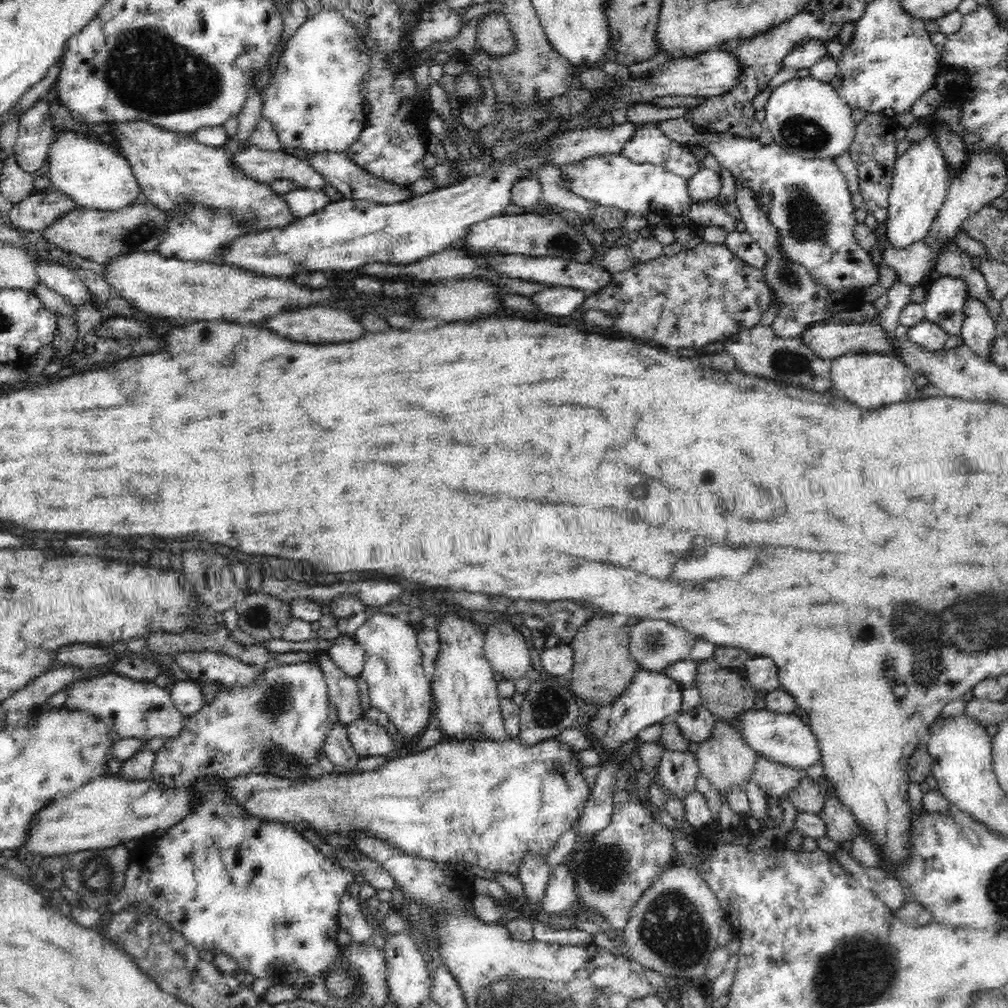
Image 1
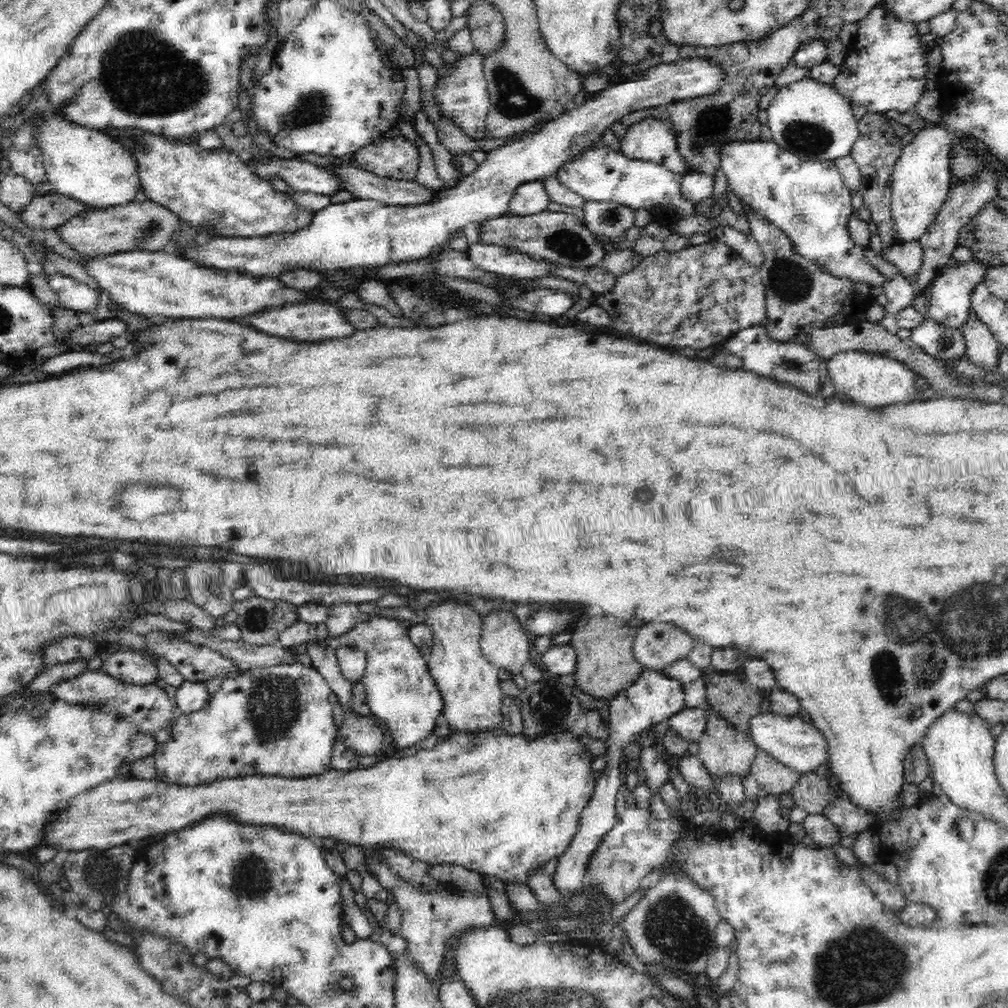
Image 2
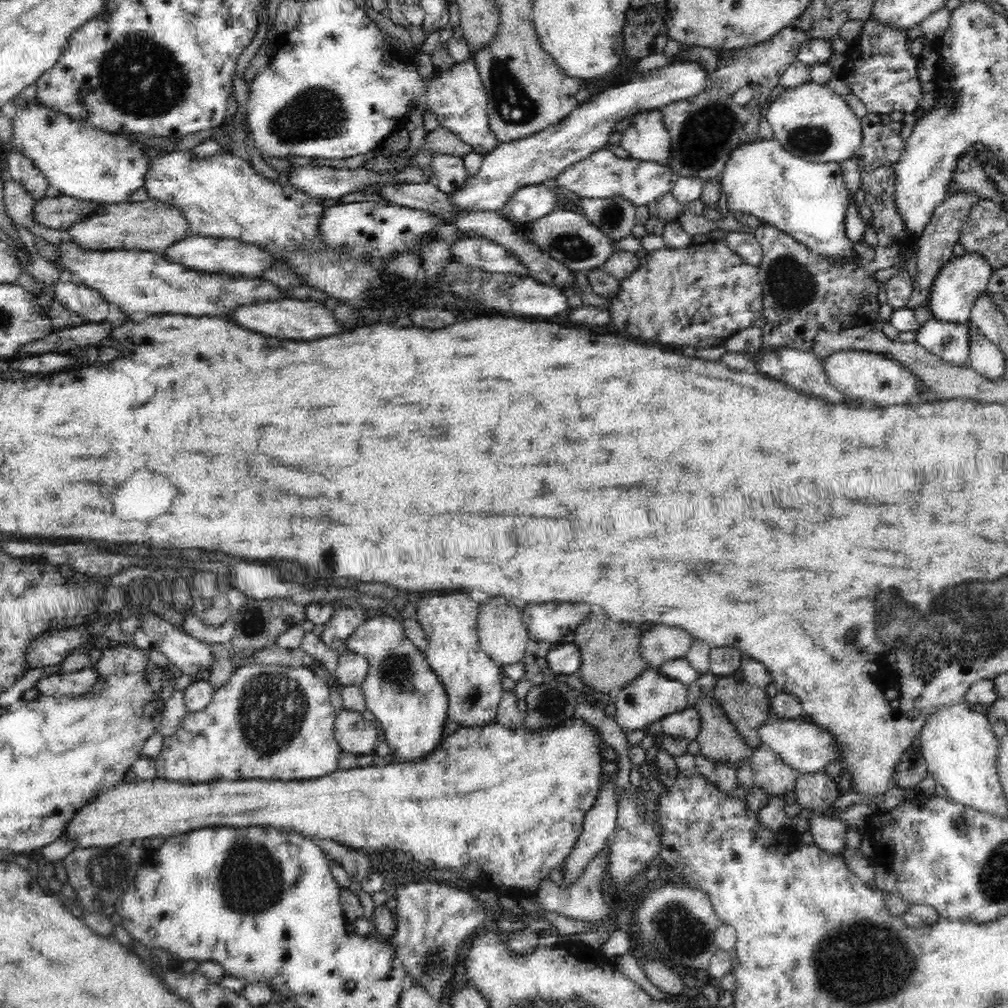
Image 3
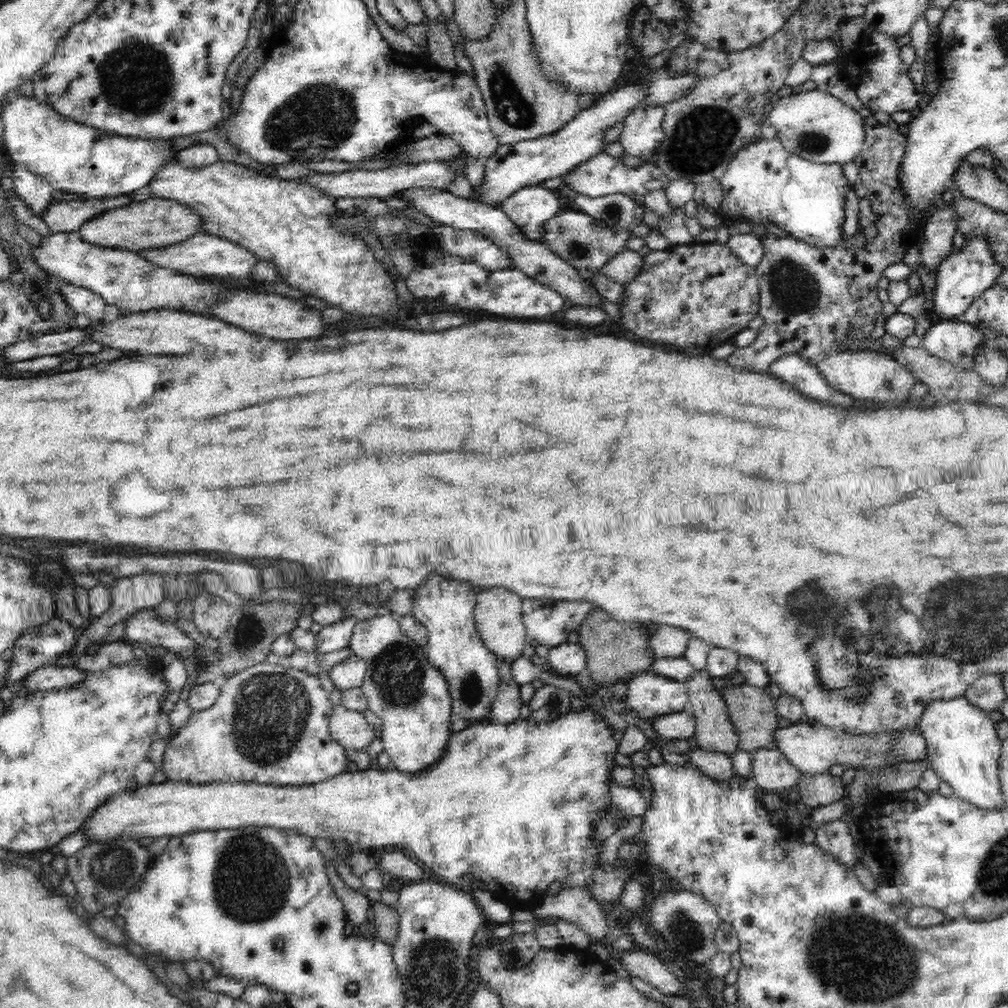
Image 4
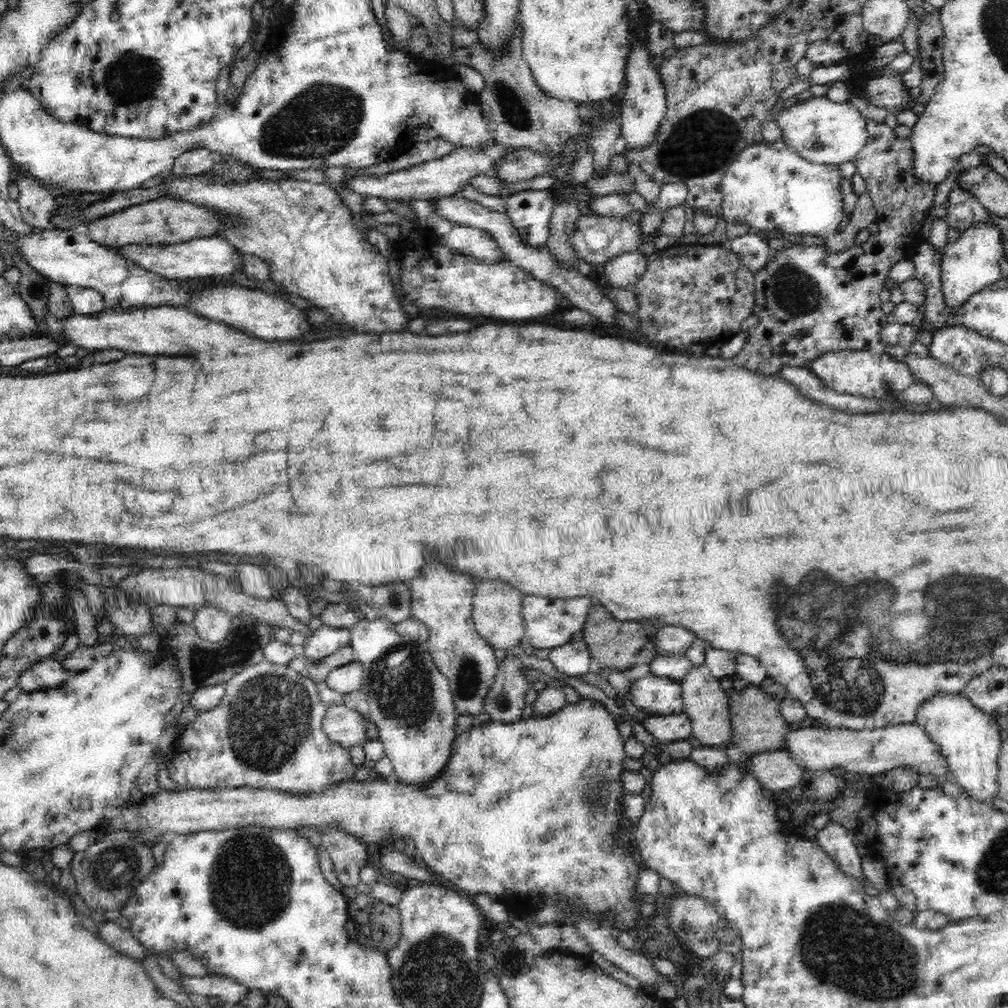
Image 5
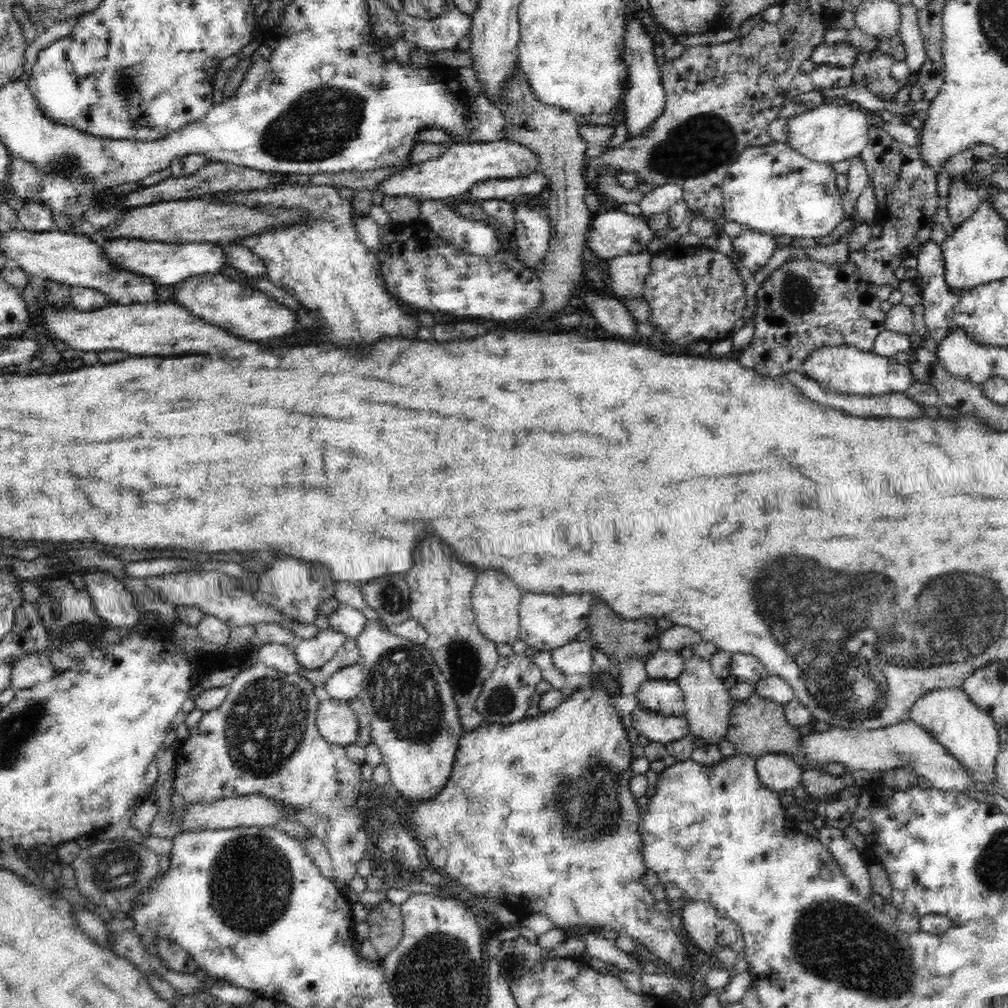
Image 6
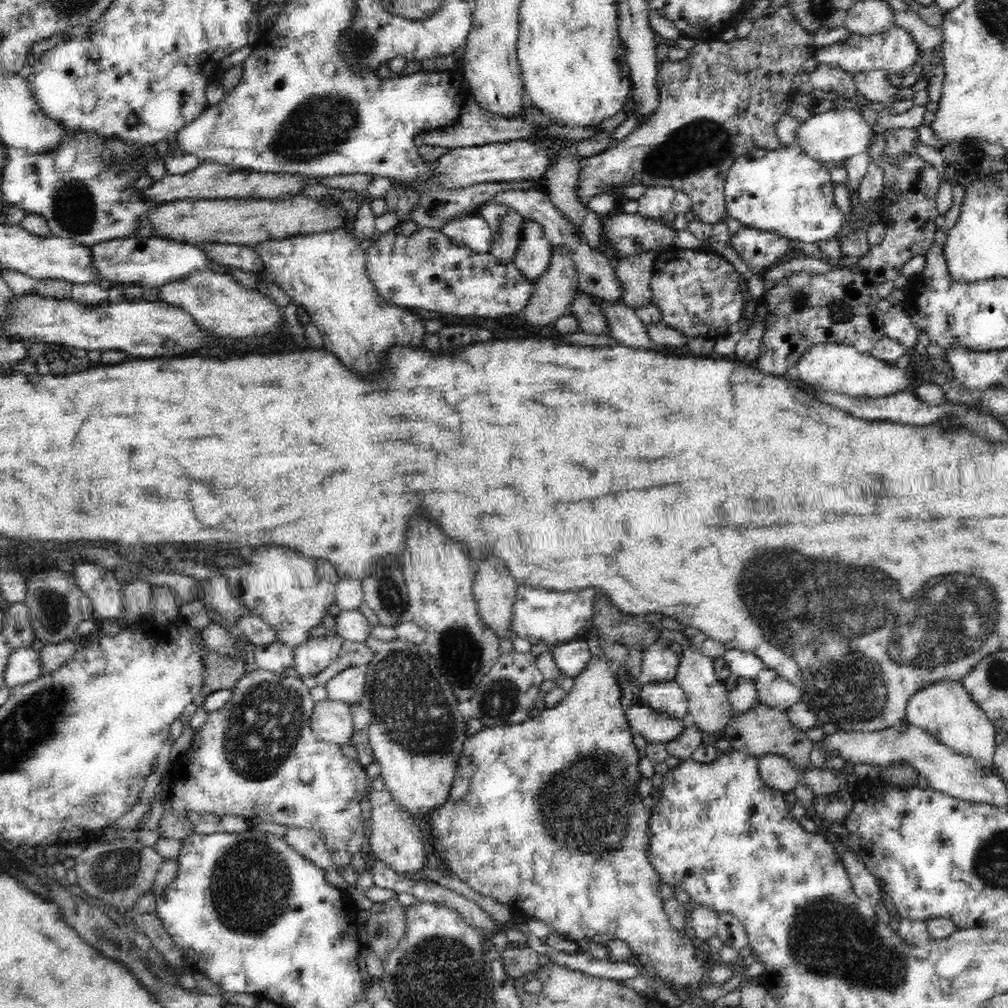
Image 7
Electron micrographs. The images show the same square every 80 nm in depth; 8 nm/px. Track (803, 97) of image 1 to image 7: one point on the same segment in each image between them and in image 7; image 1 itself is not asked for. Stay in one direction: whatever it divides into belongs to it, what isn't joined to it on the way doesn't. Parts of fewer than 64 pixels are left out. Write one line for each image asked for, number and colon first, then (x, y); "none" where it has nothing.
2: (808, 118)
3: (812, 121)
4: (815, 125)
5: (825, 132)
6: (828, 134)
7: (837, 135)

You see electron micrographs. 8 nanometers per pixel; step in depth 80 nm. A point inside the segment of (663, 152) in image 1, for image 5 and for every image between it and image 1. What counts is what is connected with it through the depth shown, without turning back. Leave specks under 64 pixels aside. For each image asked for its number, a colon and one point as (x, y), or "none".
2: (651, 140)
3: (646, 138)
4: (642, 133)
5: (644, 105)

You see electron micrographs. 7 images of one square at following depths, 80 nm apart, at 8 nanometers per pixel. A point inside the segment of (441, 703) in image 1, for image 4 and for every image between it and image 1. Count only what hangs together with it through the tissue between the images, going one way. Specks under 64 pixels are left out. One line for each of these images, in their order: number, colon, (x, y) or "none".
2: (470, 685)
3: (471, 678)
4: (446, 608)

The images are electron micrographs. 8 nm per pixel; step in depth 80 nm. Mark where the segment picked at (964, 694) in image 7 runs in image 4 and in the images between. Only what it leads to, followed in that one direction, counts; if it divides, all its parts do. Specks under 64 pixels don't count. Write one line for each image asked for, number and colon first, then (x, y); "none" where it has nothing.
4: (963, 748)
5: (969, 737)
6: (971, 735)

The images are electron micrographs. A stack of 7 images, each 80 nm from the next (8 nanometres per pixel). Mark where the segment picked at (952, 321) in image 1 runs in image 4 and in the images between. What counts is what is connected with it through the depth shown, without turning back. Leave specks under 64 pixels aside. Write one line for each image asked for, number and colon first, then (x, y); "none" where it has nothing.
2: (948, 299)
3: (961, 280)
4: (963, 275)

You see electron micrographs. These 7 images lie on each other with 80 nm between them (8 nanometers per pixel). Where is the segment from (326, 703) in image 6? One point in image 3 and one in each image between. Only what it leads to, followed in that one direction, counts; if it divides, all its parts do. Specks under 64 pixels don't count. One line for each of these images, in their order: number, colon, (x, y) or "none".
3: (357, 733)
4: (352, 730)
5: (344, 726)

